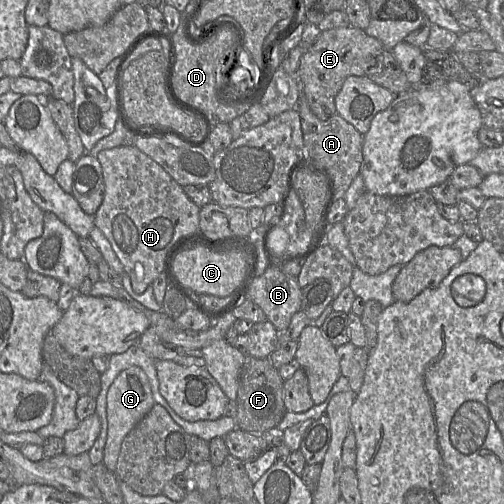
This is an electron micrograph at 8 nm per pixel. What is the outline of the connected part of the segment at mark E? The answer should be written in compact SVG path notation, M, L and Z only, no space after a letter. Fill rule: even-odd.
M352 26L322 31L317 40L306 49L300 59L297 79L302 87L302 95L308 101L312 112L326 121L337 114L335 97L348 76L366 76L364 62L372 54L382 54L383 44L369 36L363 29Z

